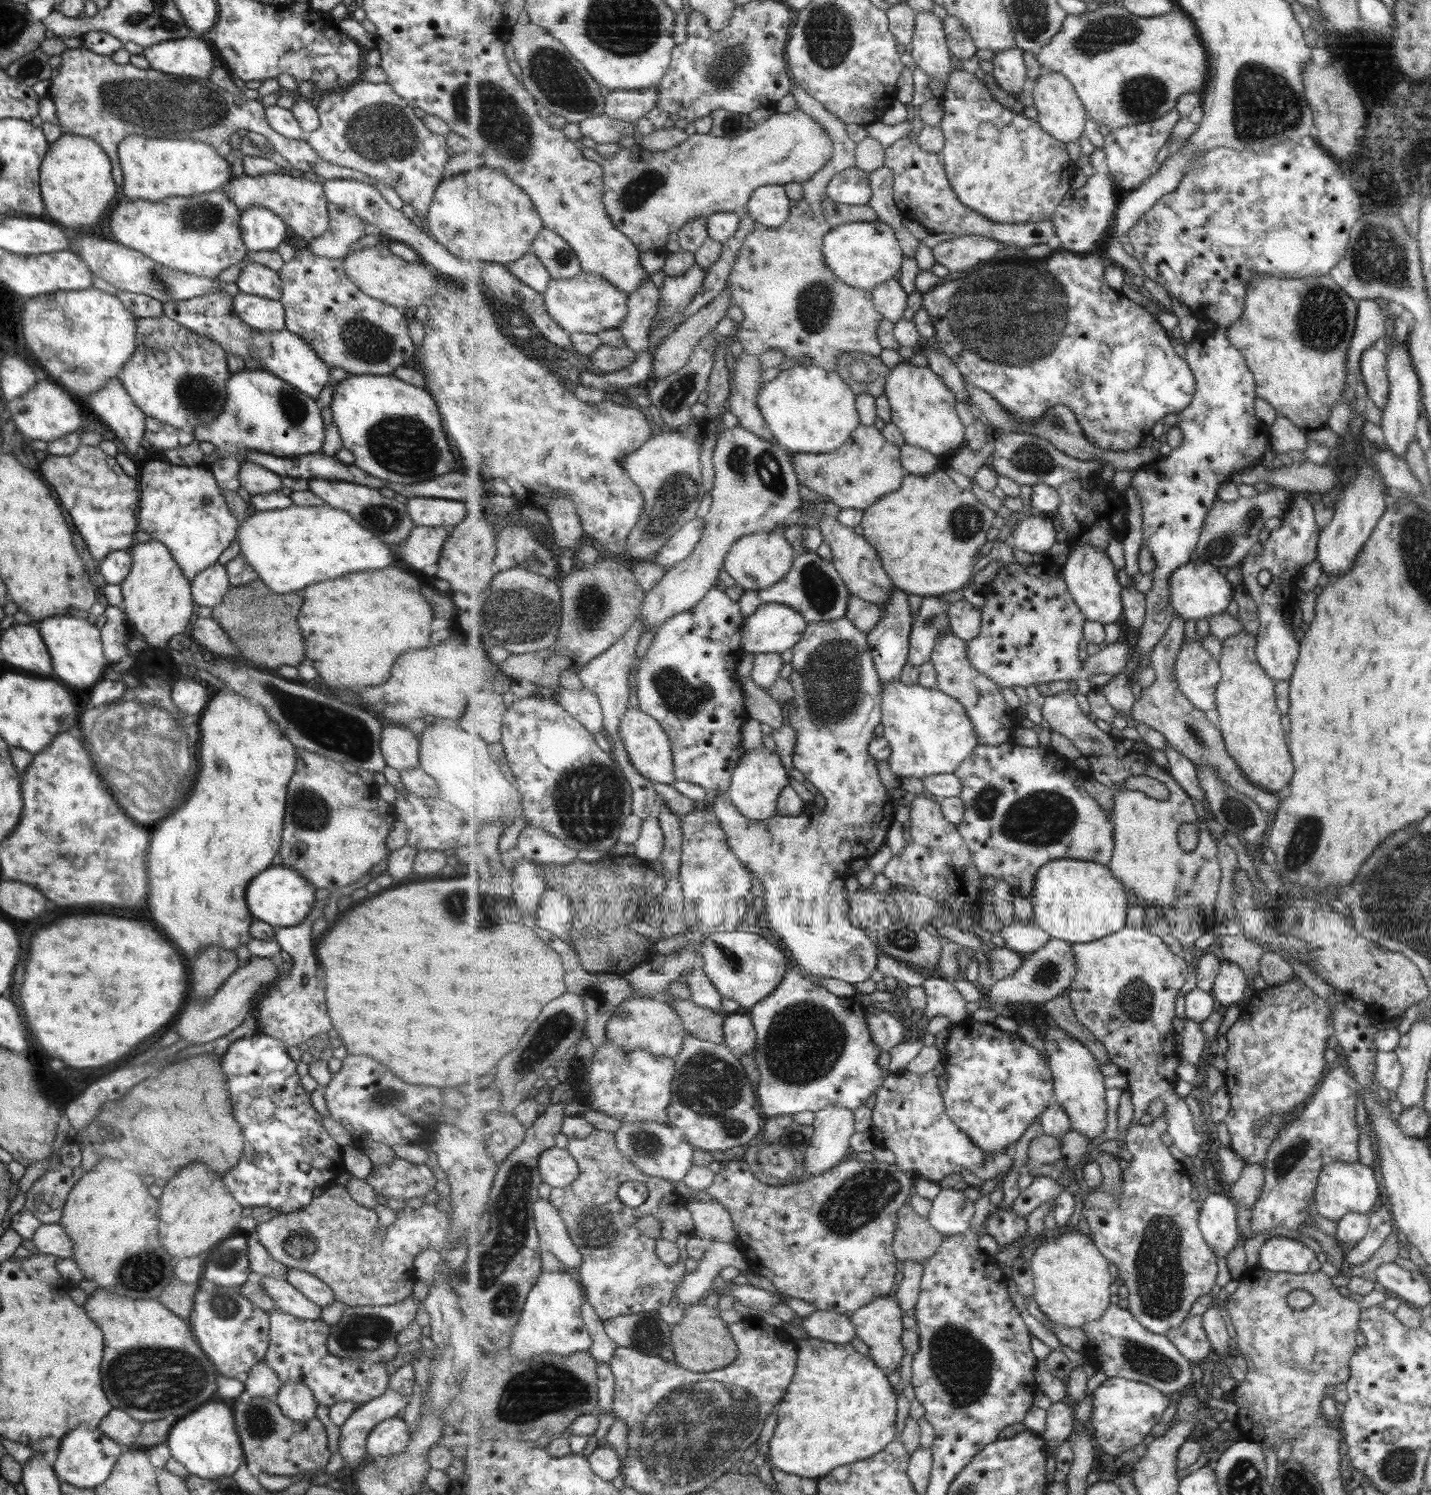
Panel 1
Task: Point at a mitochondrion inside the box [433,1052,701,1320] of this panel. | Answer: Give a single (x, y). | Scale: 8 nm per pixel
(600, 1226)

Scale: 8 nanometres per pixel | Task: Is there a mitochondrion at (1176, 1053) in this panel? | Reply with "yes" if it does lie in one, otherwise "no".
no

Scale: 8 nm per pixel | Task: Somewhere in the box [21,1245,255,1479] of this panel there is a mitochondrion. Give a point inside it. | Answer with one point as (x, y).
(150, 1379)

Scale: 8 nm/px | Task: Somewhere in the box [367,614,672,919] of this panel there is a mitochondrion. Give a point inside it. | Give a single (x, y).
(590, 798)

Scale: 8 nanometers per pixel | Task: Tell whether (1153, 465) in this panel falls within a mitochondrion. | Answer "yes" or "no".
no

